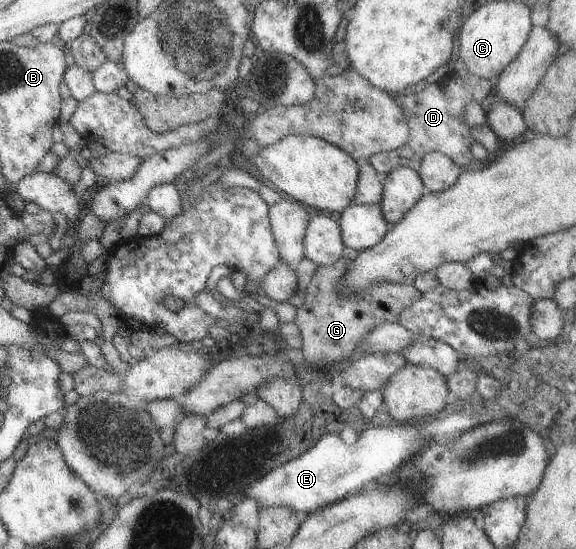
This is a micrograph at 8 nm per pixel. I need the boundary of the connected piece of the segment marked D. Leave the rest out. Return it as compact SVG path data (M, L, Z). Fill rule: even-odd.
M453 81L447 83L428 84L419 93L400 93L397 98L405 123L408 127L407 141L393 151L370 155L367 163L380 175L387 175L392 169L399 166L410 167L413 171L419 167L421 158L429 152L439 152L446 155L461 169L473 166L469 146L474 139L471 137L466 123L462 120L462 113L466 104L472 101L471 81Z

